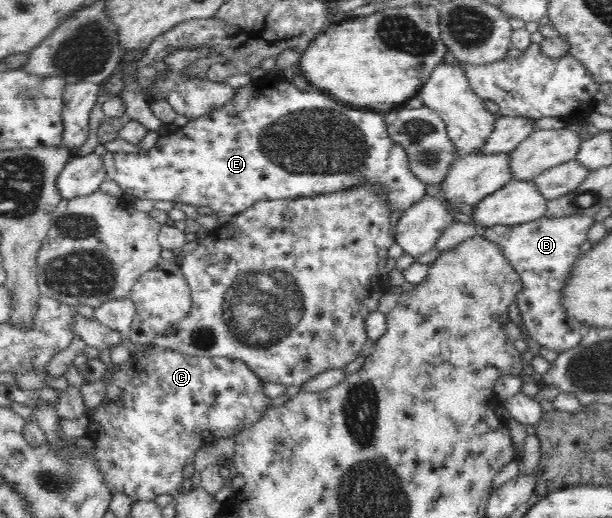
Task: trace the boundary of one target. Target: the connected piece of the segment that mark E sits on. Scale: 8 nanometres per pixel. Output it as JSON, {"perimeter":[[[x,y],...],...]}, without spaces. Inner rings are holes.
{"perimeter":[[[266,74],[252,80],[245,86],[235,89],[233,97],[227,101],[227,104],[220,106],[218,109],[213,108],[209,114],[188,121],[186,125],[178,127],[176,131],[168,135],[159,136],[154,147],[150,148],[146,153],[104,151],[101,152],[101,157],[103,157],[103,165],[105,165],[105,171],[107,171],[107,178],[115,180],[126,194],[131,194],[135,199],[172,201],[173,203],[181,203],[193,207],[209,207],[213,211],[213,215],[223,217],[237,215],[260,201],[297,199],[306,196],[314,197],[323,193],[342,191],[355,185],[359,186],[361,183],[377,183],[379,187],[383,187],[383,191],[387,195],[388,204],[390,205],[389,214],[394,210],[405,211],[407,208],[411,208],[413,204],[417,204],[423,196],[427,195],[425,191],[426,184],[421,182],[415,176],[415,173],[411,171],[405,149],[389,137],[387,123],[385,123],[385,120],[379,114],[375,114],[375,112],[363,112],[363,110],[353,110],[349,106],[343,106],[343,104],[335,102],[333,98],[329,98],[327,93],[323,94],[323,91],[311,84],[308,84],[305,90],[300,90],[293,83],[284,81],[281,75]]]}

